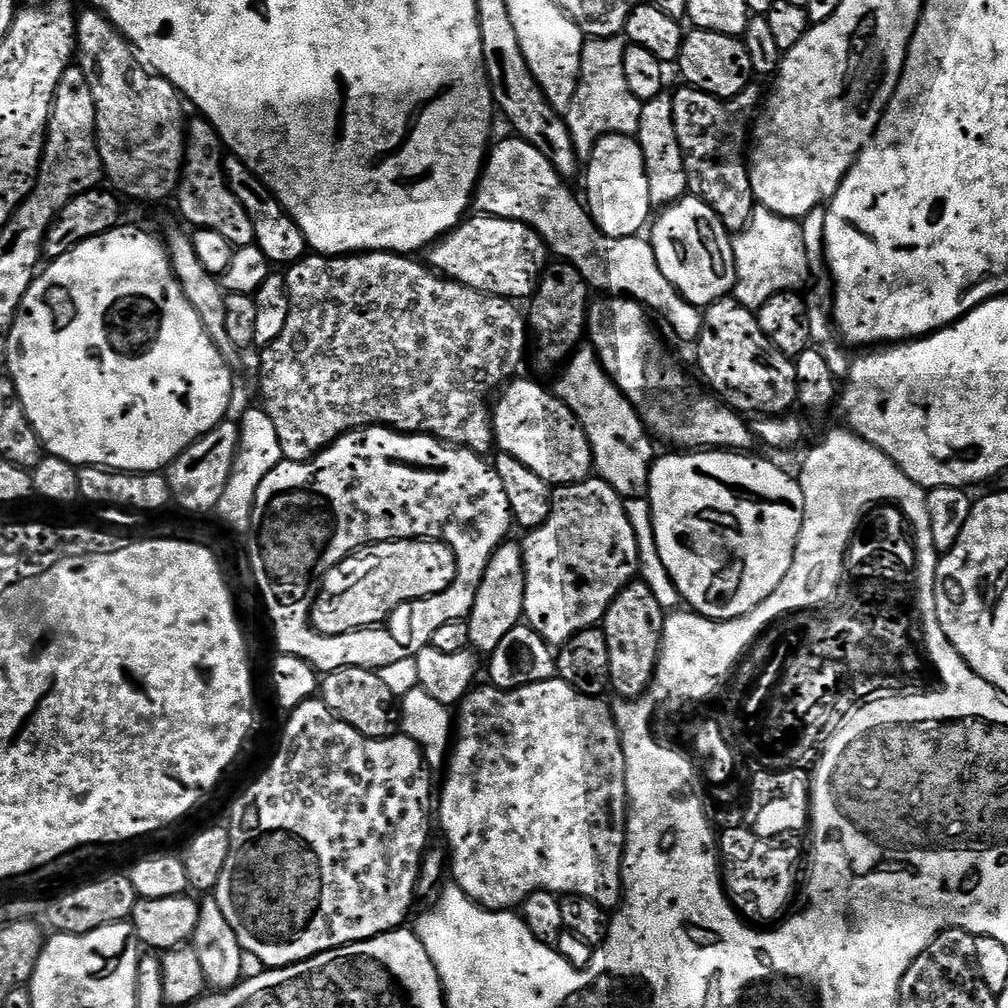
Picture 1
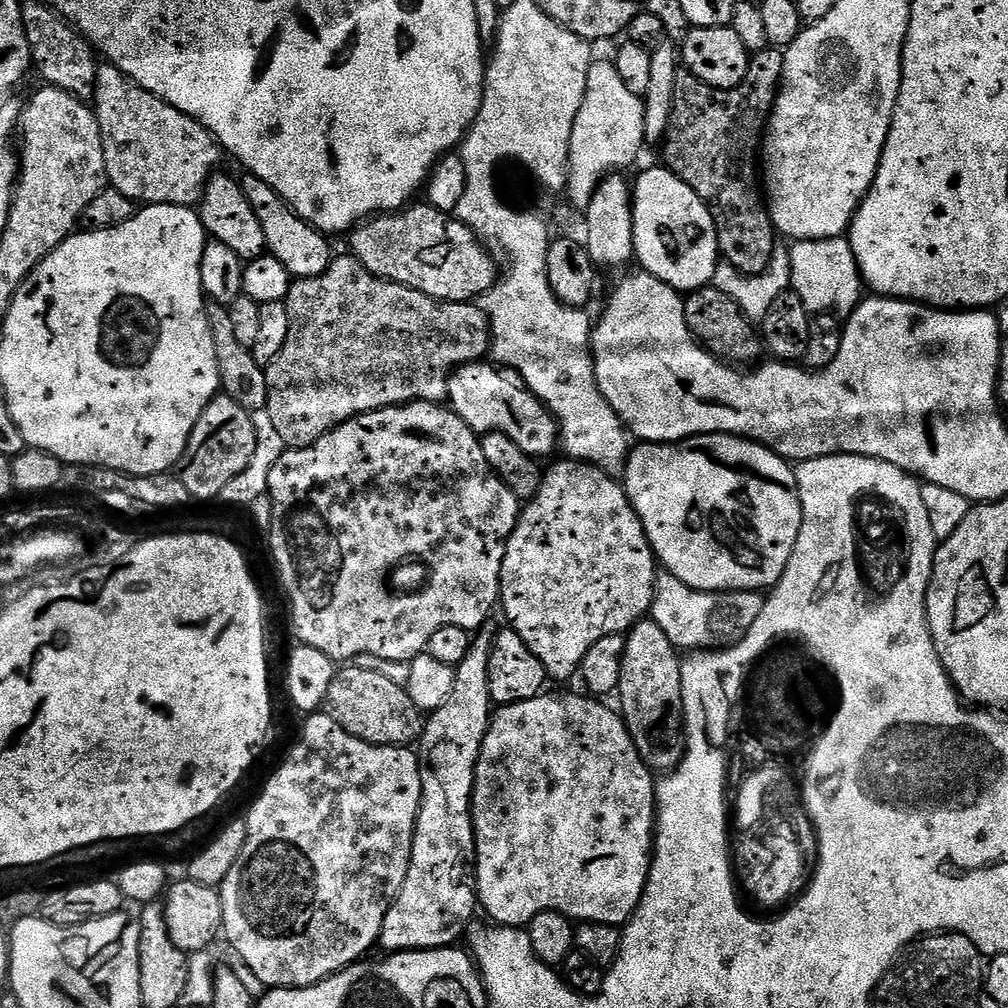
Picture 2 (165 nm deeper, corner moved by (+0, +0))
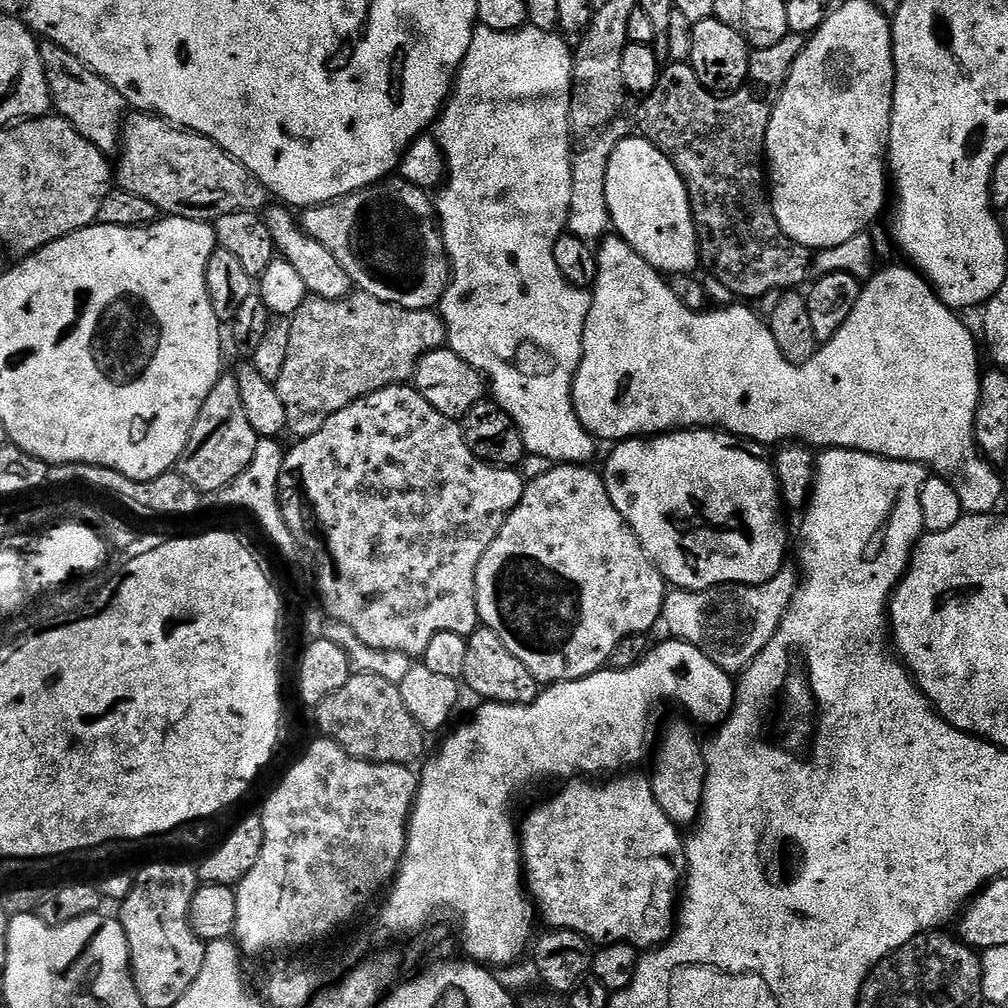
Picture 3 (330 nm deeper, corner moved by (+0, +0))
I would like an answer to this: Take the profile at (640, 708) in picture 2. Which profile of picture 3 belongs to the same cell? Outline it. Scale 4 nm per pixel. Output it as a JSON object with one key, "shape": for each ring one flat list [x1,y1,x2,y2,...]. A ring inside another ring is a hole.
{"shape":[[687,719,684,720,672,720,665,726,664,733,660,736,660,749,656,752,656,765,650,771,650,779,654,798,658,798,658,806,662,806,662,814,666,814,666,818,670,818,670,822,674,822,677,828,688,830,700,819,708,777,708,761,702,751,702,744,700,748,696,741,697,729]]}

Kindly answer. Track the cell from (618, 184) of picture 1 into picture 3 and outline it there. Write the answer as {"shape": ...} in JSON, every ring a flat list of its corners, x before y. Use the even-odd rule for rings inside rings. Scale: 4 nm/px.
{"shape":[[609,234,599,241,598,247,595,249,596,254,596,283,592,285,590,291,592,293,592,309,584,323,584,349,582,350,582,358,580,365,576,371,574,378,574,386,572,387,572,405,578,414,578,418,582,422,582,426,597,441,612,440,611,442,623,442,633,438,655,438,661,434,667,434,673,430,719,430,727,432,731,435,741,437,751,443,761,446,769,446,768,444,779,445,781,442,803,442,805,445,811,446,816,450,827,450,829,448,855,448,858,452,868,452,871,456,885,456,887,460,911,460,913,464,923,464,927,466,933,473,939,474,954,486,954,490,958,490,958,498,962,502,965,513,968,514,992,514,997,511,996,503,1000,500,1004,488,1000,485,1000,476,995,467,989,464,983,456,980,455,976,447,976,407,978,406,978,398,980,397,980,378,982,375,982,367,980,368,980,352,976,349,976,340,972,337,972,332,959,320,957,313,953,309,947,308,941,302,939,296,932,291,931,284,911,266,903,266,904,268,884,268,868,277,866,283,861,287,858,302,854,302,854,310,850,310,850,318,846,318,846,322,842,326,842,330,838,330,838,334,833,340,827,341,823,346,817,347,814,358,810,358,810,362,805,364,792,364,782,354,782,350,778,350,778,342,774,342,774,334,770,331,767,323,763,319,760,320,751,312,743,303,735,302,728,307,717,307,714,311,705,310,703,312,691,312,686,306,682,306,682,302,678,302,678,298,674,298,674,290,671,283,655,268,651,268,642,257,635,252,630,245,623,240,619,234]]}

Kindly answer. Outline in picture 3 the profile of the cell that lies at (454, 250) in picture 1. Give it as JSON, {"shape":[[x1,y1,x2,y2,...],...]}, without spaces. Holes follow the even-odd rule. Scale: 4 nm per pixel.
{"shape":[[401,178,382,180,340,200,303,209,302,223,310,238,322,242,322,246,338,258,342,270,350,274,353,285,359,291,406,310,435,309,439,305,448,285,450,265,438,227,436,205,433,197,423,188]]}

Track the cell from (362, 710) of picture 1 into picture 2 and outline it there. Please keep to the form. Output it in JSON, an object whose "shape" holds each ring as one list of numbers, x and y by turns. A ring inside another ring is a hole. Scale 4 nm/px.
{"shape":[[341,667,330,682,323,707,328,716,342,726,342,730,354,738,362,738,362,742,402,748,415,745,424,733,425,713,420,712,414,702,410,702,407,687,390,682,390,678,382,674,374,674,374,670]]}

